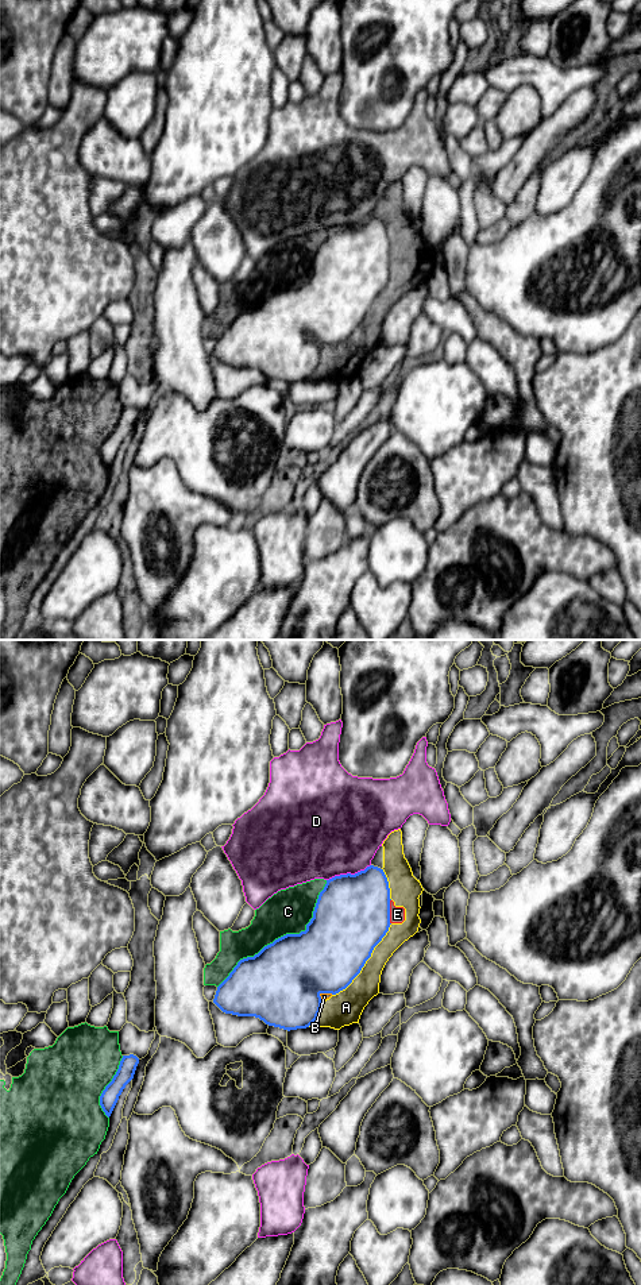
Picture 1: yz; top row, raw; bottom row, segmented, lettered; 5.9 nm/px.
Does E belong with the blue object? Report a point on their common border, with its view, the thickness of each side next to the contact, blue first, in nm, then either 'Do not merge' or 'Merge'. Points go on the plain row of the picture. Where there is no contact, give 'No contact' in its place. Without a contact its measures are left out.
Touches blue at yz (389, 263). Thickness 440 nm (blue) against 100 nm. Do not merge

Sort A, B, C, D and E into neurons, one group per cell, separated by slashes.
A B C E / D

